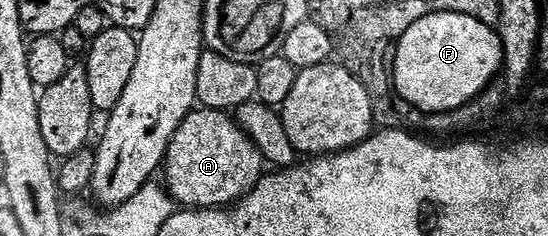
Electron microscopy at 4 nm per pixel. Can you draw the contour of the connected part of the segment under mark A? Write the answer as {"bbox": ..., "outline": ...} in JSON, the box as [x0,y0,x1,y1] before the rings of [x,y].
{"bbox":[167,110,262,210],"outline":[[[220,110],[199,111],[186,117],[184,125],[179,125],[174,150],[167,153],[167,187],[173,201],[180,203],[181,200],[184,203],[181,205],[208,210],[213,206],[227,205],[224,204],[227,200],[235,201],[236,183],[244,184],[251,176],[259,177],[262,157],[258,146],[252,143],[252,137],[235,119],[227,120],[224,117],[227,115]]]}

